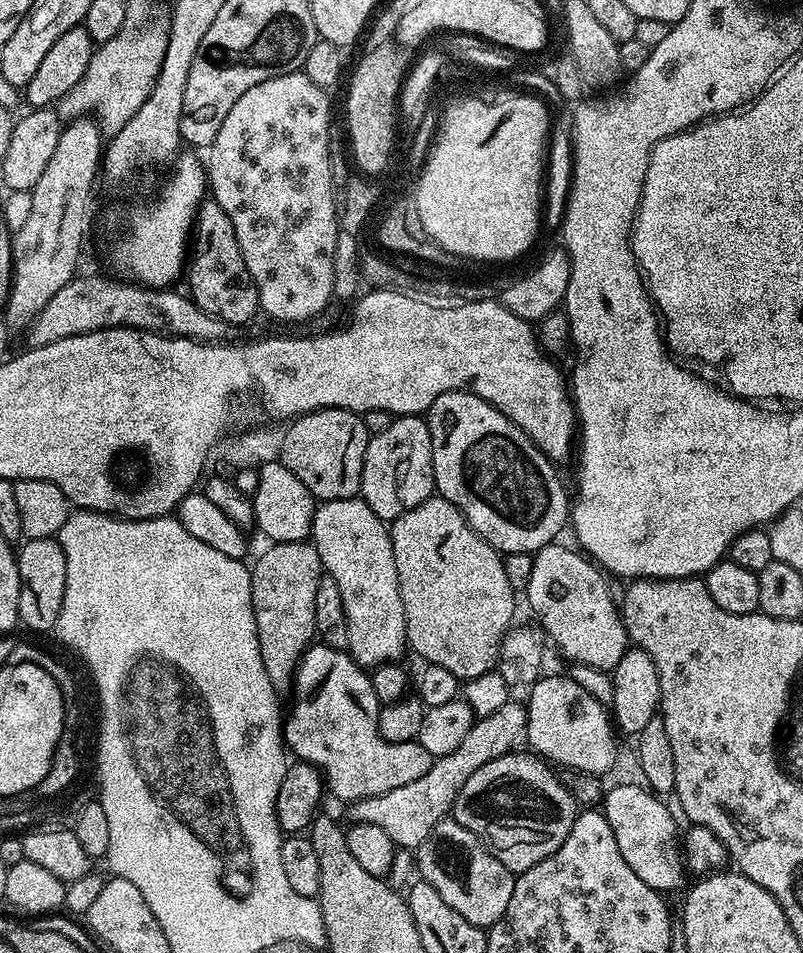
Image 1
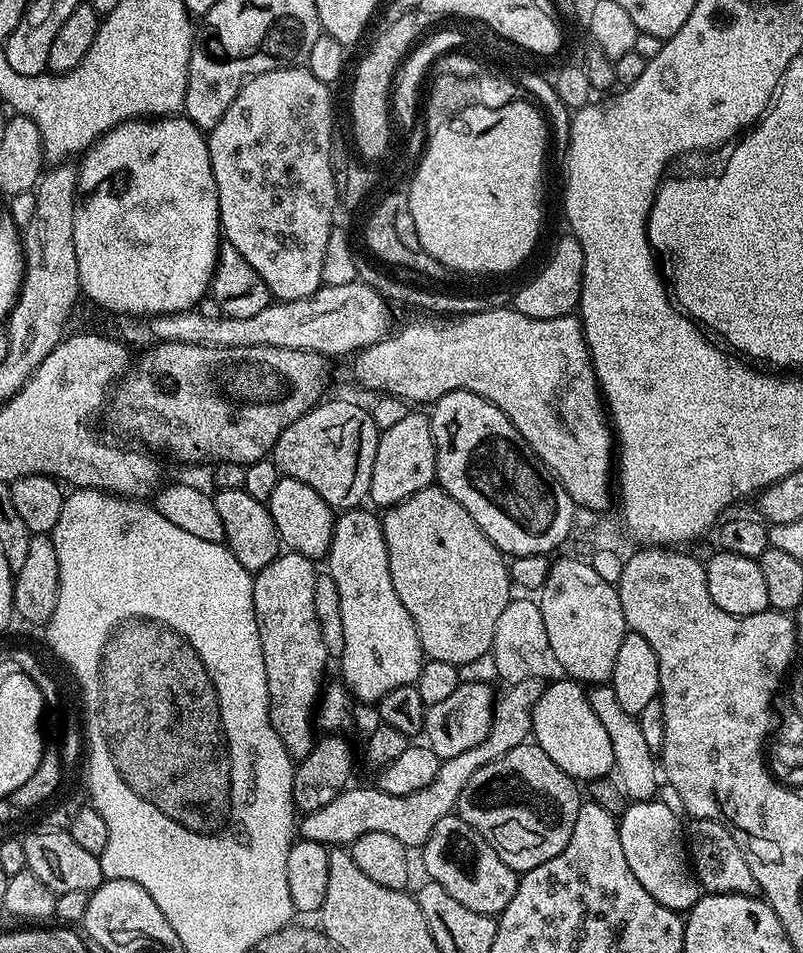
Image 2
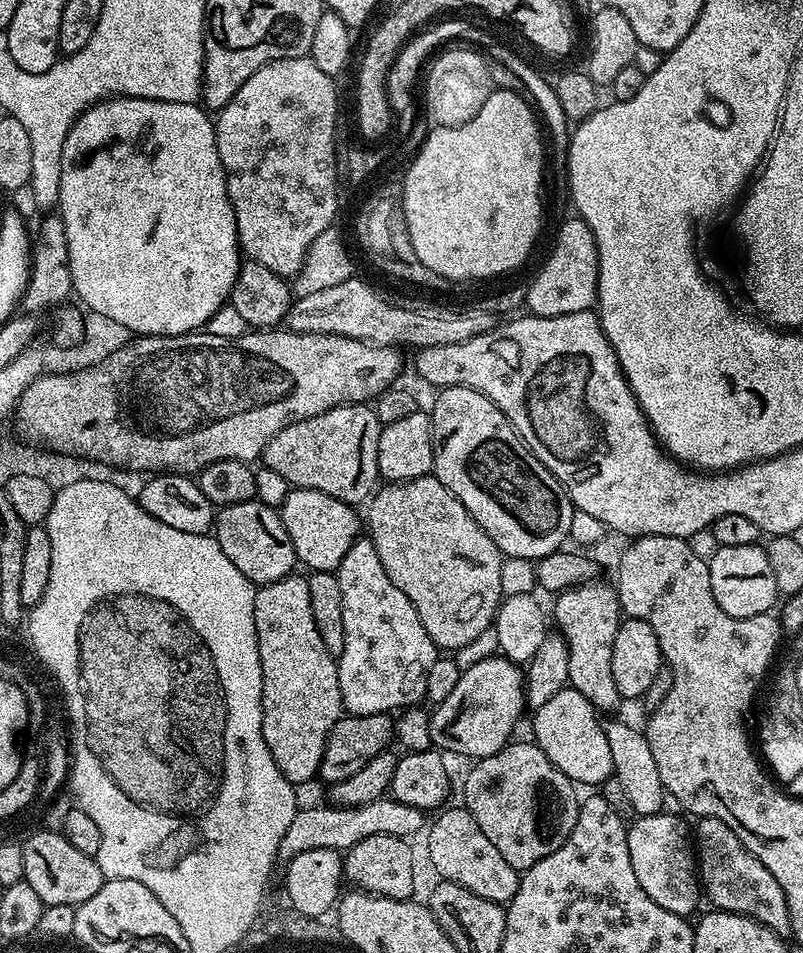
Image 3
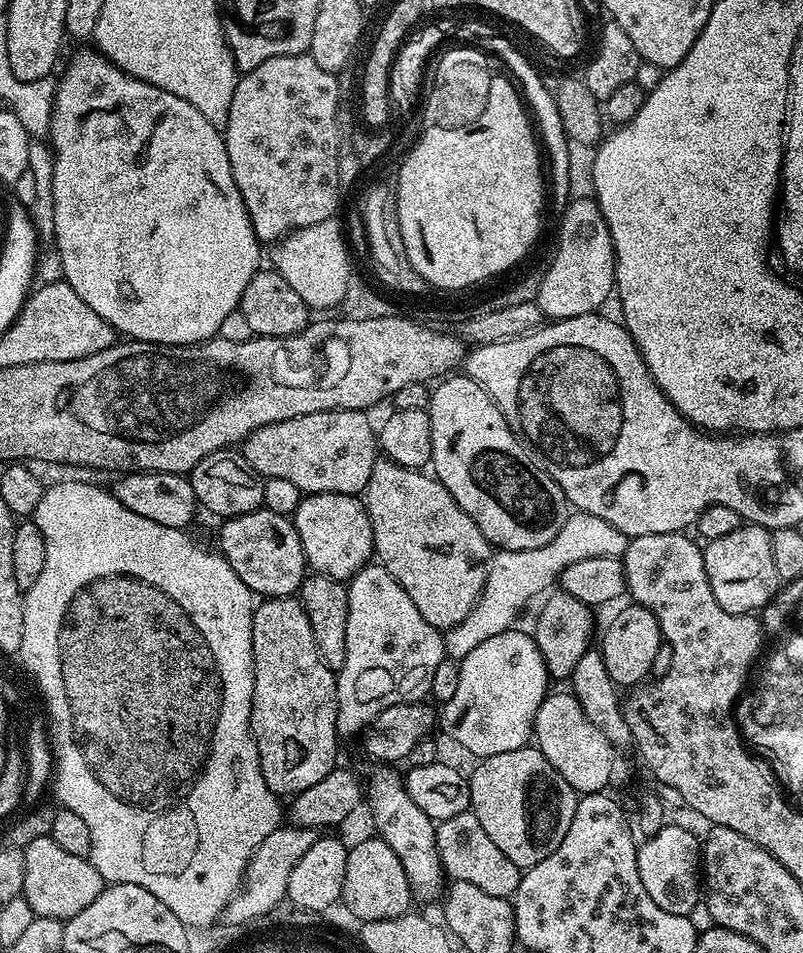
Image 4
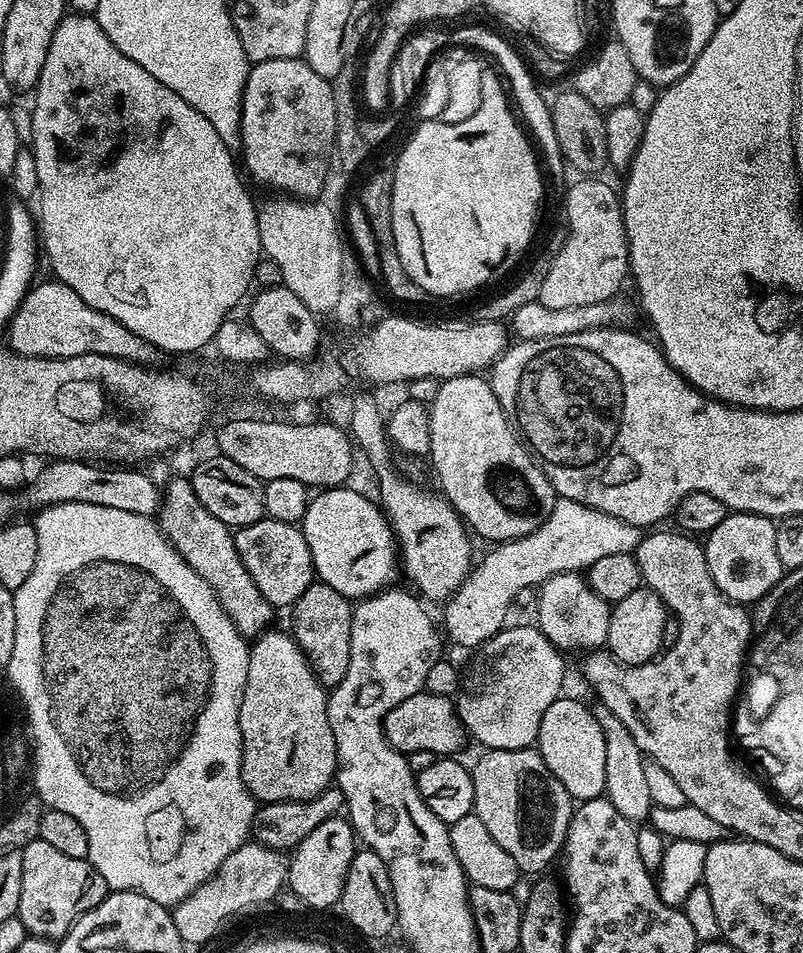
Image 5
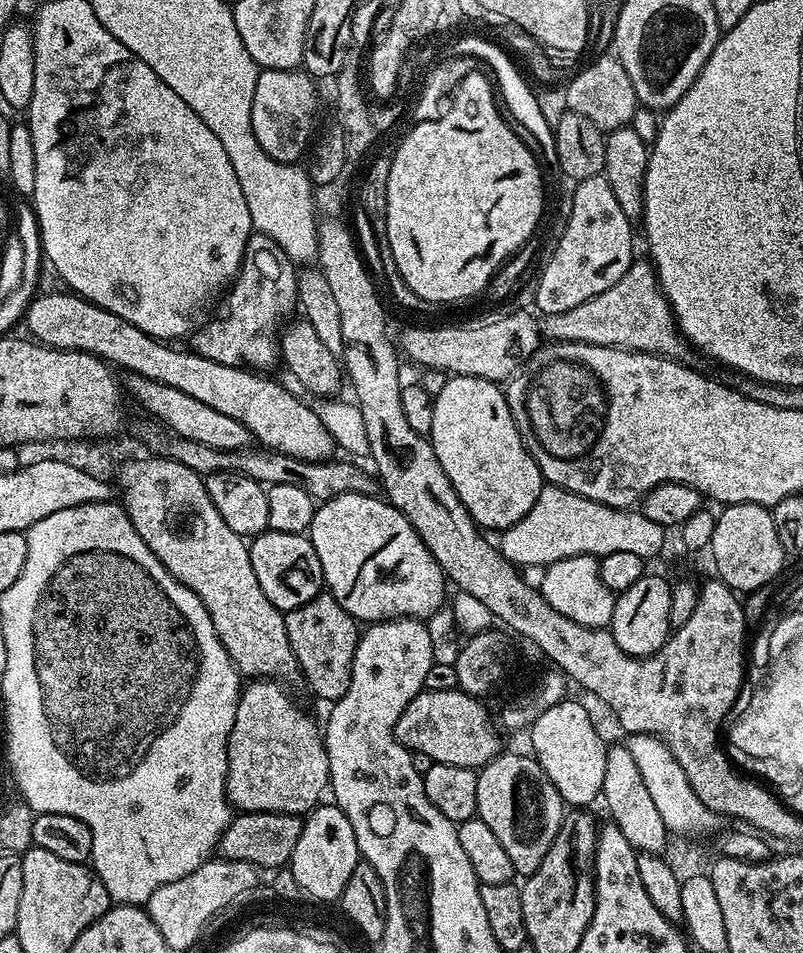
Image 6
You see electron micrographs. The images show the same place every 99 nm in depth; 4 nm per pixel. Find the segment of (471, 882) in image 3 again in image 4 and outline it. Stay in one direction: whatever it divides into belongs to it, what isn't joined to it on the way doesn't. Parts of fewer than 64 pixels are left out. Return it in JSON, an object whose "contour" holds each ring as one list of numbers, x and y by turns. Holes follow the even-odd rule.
{"contour":[[472,811,454,814,454,818,446,818,436,824,436,845,438,846,438,858,444,867,445,877,462,882,471,882,479,886,485,894,495,896,515,897,522,870,498,850,493,840,482,830,482,822]]}

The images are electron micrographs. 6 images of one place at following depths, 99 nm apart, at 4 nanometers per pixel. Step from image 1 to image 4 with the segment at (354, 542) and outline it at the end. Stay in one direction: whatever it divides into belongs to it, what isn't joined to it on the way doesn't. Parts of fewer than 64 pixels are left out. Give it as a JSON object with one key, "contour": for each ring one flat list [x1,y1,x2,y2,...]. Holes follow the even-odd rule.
{"contour":[[369,562,347,581,348,590,348,613,346,614,346,662,344,667,339,669,336,677,336,689,338,690,338,718,336,719,336,730,341,737,353,736,359,737,367,728,368,723,378,714,382,714,382,710,386,710,395,704,403,704,405,702,420,702,431,693,432,683,434,682,434,670,438,670,438,662,442,662,446,657,444,654,444,632,439,628,430,626,430,622,426,622,426,618,422,618,422,614,418,614,418,606,414,606,414,602,410,602,410,594,406,594,406,590,402,590,402,586,398,586,398,582,390,575,390,573,382,567,378,562]]}

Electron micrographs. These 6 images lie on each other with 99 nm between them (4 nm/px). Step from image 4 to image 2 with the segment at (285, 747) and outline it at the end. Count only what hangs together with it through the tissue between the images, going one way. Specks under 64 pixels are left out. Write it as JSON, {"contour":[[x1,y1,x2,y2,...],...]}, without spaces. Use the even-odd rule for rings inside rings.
{"contour":[[284,550,274,558,274,562,270,562,270,566,266,566,262,571,255,573,252,582,252,589,254,590,254,614,258,622,258,634,262,642,262,662,266,666,266,686,268,687,268,713,270,714,270,722,274,726,274,734,278,734,278,738,282,738,282,746,286,746,286,750,294,758,310,754,310,750,312,749,314,743,312,724,314,728,314,717,318,712,318,701,322,695,322,689,326,684,324,671,327,670,328,663,330,663,330,657,326,650,326,642,322,642,322,630,318,626,318,614,314,614,314,586,316,585,316,577,318,575,318,569,316,567,317,565,308,556]]}

